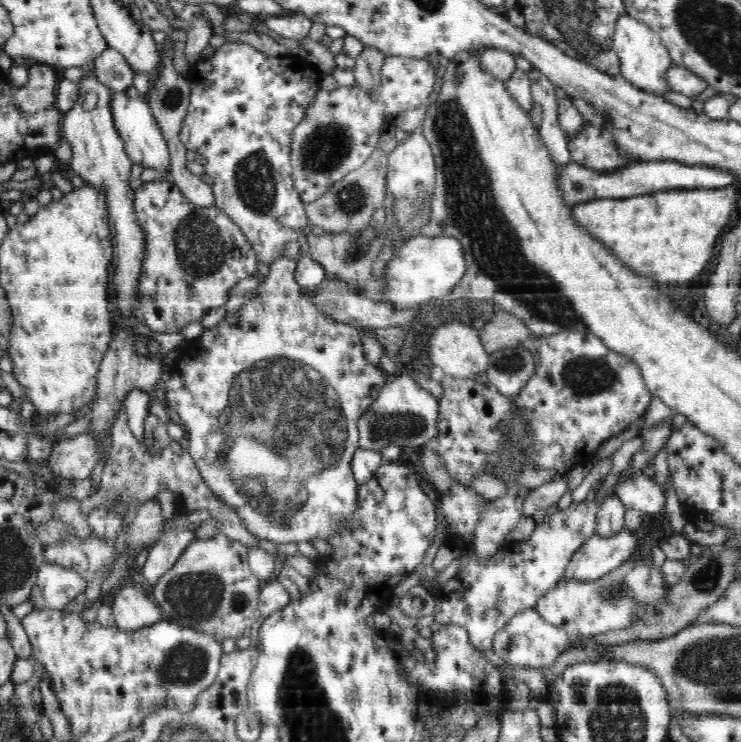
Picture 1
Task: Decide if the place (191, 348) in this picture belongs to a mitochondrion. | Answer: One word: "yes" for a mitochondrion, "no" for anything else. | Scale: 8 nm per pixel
no

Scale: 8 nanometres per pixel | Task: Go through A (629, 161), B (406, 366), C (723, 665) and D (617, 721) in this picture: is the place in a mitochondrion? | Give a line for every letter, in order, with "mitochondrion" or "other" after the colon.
A: other
B: other
C: mitochondrion
D: mitochondrion

